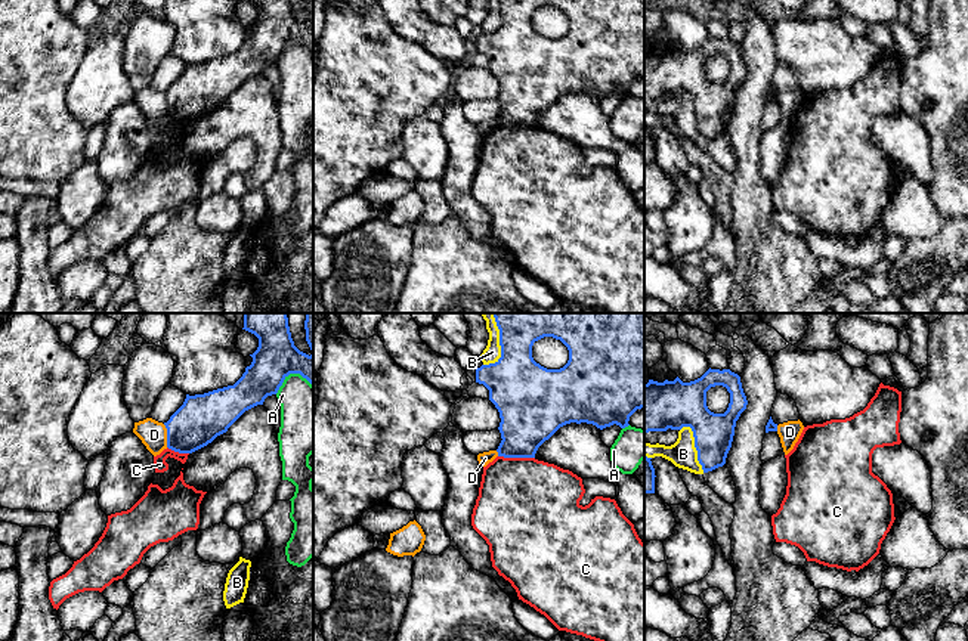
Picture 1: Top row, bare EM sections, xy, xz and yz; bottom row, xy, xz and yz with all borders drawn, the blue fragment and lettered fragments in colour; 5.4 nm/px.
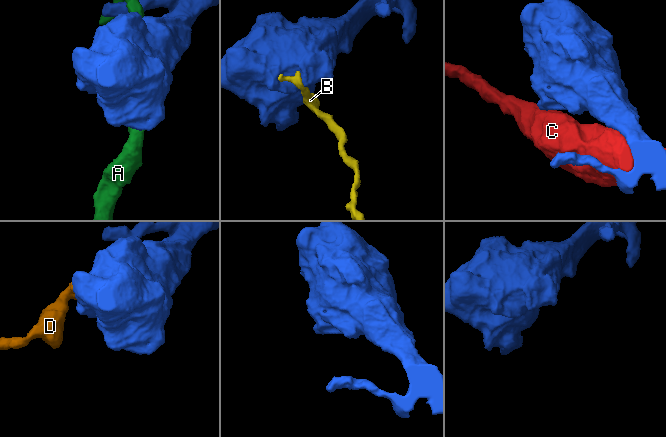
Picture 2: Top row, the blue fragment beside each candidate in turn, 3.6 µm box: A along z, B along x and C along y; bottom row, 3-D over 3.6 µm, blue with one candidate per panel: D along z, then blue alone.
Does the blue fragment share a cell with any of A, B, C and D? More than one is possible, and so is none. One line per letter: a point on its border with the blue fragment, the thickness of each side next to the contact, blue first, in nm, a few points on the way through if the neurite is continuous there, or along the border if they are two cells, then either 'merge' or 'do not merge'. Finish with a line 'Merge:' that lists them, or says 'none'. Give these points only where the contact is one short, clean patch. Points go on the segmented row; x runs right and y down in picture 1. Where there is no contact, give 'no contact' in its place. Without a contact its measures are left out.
A: contact xy (291, 372); calibres 240 and 320 nm; do not merge
B: contact xz (500, 343); calibres 320 and 90 nm; do not merge
C: contact xz (516, 457); calibres 320 and 480 nm; do not merge
D: contact xy (167, 436); calibres 260 and 140 nm; border xy (163, 424), (167, 446); do not merge
Merge: none

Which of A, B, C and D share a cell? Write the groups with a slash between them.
A / B / C / D

